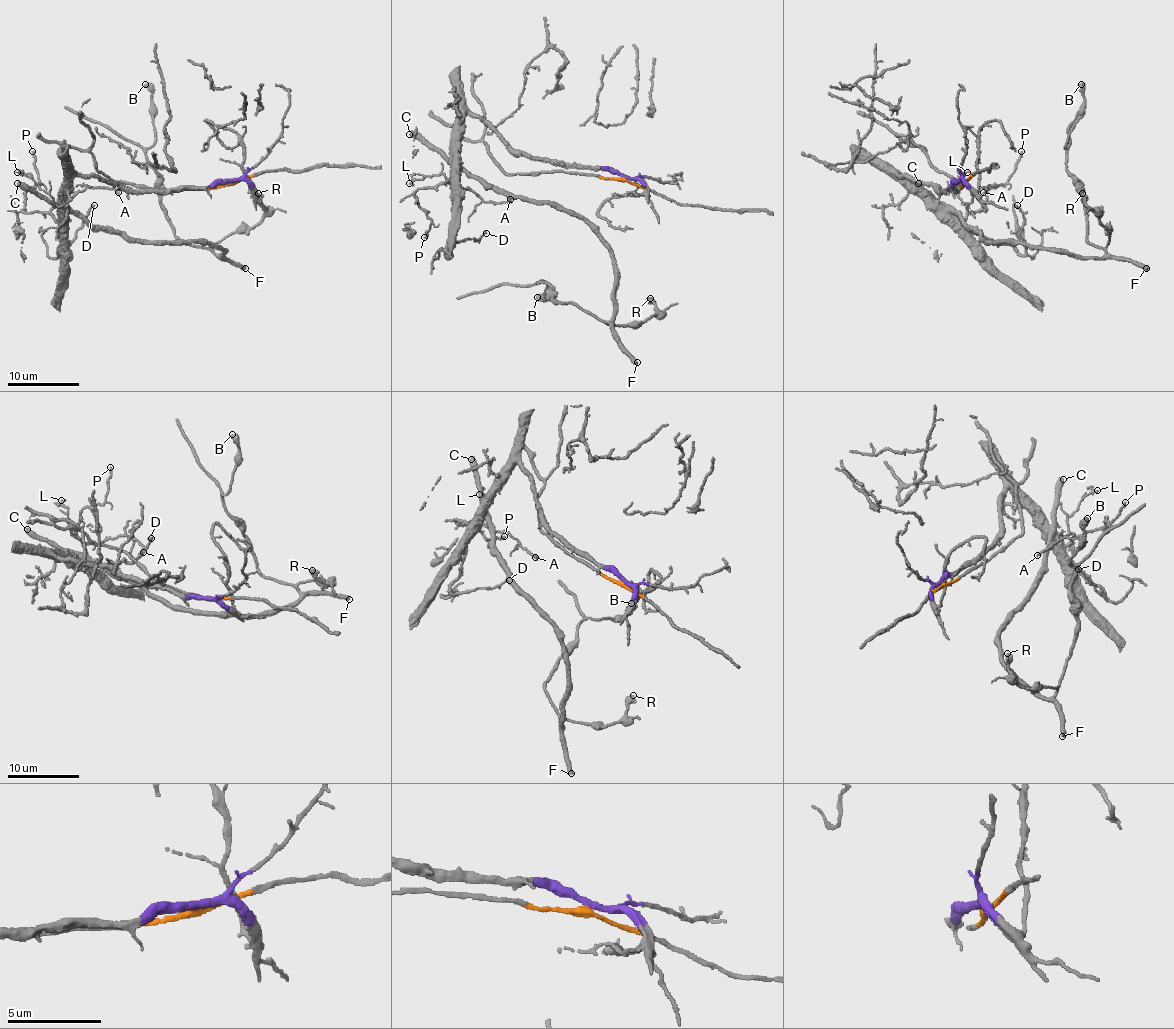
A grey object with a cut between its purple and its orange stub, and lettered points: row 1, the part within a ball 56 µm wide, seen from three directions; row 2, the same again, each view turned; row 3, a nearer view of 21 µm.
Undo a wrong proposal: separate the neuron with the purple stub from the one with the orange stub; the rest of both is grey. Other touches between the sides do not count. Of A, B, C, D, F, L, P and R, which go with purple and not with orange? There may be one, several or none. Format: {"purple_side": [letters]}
{"purple_side": ["A", "B", "C", "D", "F", "L", "P", "R"]}

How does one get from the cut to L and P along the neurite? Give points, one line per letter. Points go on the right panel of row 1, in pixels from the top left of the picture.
L: (962, 180), (938, 191), (899, 175), (962, 220), (967, 213), (958, 195), (963, 173), (967, 171)
P: (962, 180), (938, 191), (899, 175), (962, 220), (980, 209), (987, 200), (987, 191), (1008, 179), (1021, 152)

